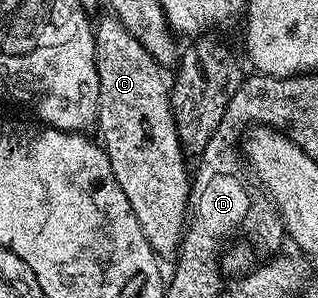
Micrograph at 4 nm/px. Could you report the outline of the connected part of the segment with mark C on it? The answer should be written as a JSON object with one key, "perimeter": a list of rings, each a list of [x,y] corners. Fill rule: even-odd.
{"perimeter":[[[108,16],[101,26],[97,25],[94,30],[96,36],[96,71],[98,72],[98,80],[100,81],[100,103],[98,104],[98,112],[96,113],[96,126],[100,135],[99,141],[102,143],[104,151],[108,153],[110,160],[110,168],[114,172],[114,176],[118,180],[118,184],[122,188],[122,192],[126,192],[126,196],[130,200],[130,208],[134,212],[134,216],[138,220],[138,224],[142,224],[142,232],[146,236],[146,240],[152,246],[152,251],[157,256],[164,254],[175,255],[180,249],[181,237],[185,231],[185,214],[188,208],[188,193],[190,185],[190,166],[184,163],[185,147],[181,143],[180,133],[176,130],[175,116],[172,115],[171,104],[169,102],[169,83],[164,83],[162,67],[159,62],[153,60],[150,52],[146,52],[146,48],[142,48],[142,44],[130,33],[129,30],[115,17]]]}

